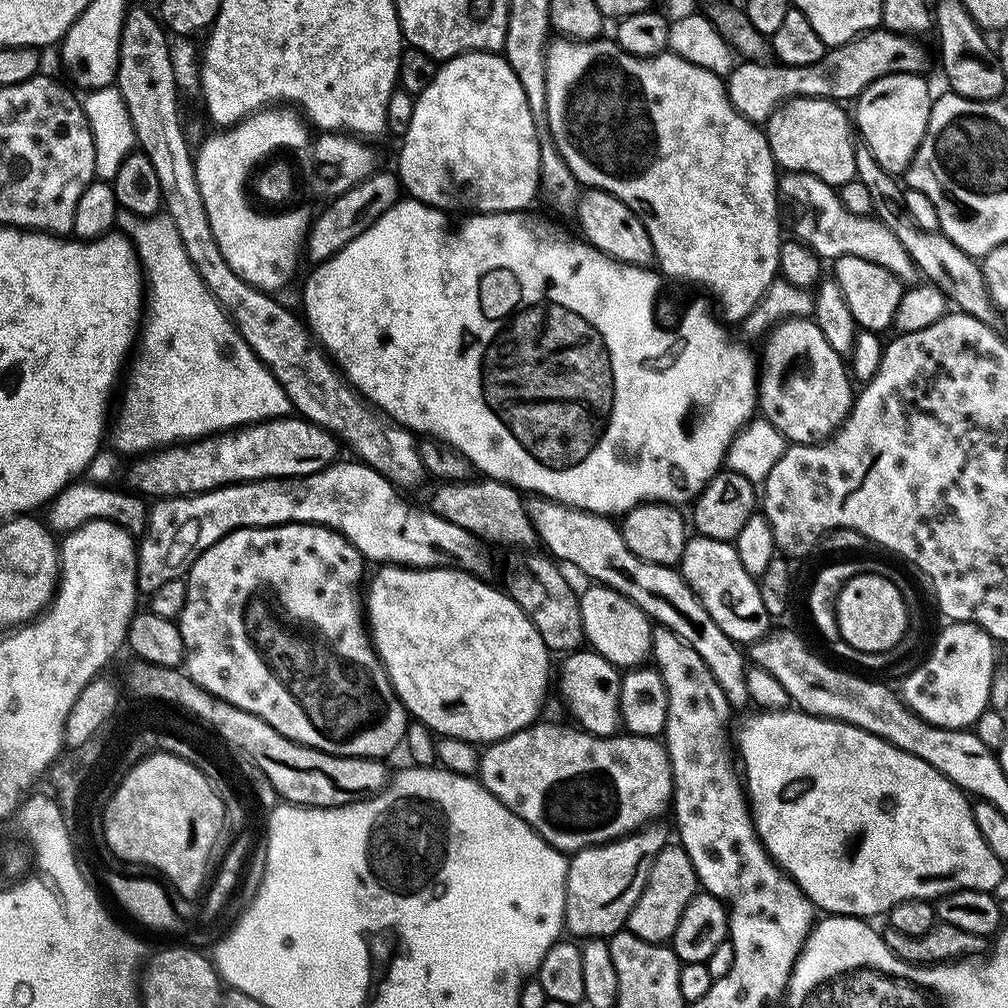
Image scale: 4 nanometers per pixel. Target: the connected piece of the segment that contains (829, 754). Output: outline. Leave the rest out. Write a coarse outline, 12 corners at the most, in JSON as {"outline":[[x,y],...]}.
{"outline":[[799,710],[740,728],[768,855],[817,909],[997,891],[969,797]]}

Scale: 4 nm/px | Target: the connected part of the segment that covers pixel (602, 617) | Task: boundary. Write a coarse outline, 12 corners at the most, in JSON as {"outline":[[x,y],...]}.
{"outline":[[613,588],[579,593],[587,643],[621,670],[643,665],[653,621]]}

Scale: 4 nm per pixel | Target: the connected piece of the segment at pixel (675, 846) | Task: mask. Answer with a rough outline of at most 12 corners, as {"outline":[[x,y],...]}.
{"outline":[[665,844],[630,910],[627,931],[671,941],[696,871],[686,850]]}

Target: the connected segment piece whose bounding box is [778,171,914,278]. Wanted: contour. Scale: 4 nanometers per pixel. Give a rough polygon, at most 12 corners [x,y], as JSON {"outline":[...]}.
{"outline":[[785,171],[791,235],[825,261],[866,258],[901,278],[914,265],[890,229],[850,214],[833,185]]}

